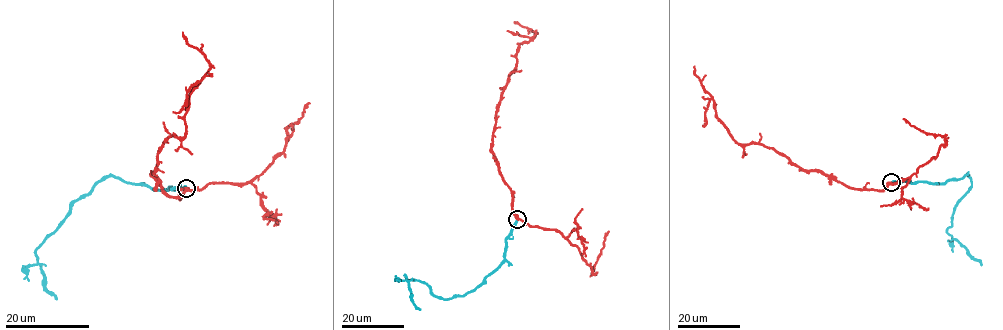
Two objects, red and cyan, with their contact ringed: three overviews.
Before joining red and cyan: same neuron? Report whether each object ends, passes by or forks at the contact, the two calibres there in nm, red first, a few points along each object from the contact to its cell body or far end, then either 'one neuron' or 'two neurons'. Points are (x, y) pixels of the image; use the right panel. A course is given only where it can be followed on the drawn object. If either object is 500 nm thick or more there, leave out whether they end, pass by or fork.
red passes by; cyan ends there; 460 nm thick on the red side, 240 nm on the other; red runs (891, 182), (883, 190), (855, 189), (819, 170), (800, 169), (771, 148), (737, 143), (694, 66); cyan runs (891, 182), (944, 184), (968, 173), (970, 188), (955, 208), (952, 225), (946, 231), (981, 265); one neuron

